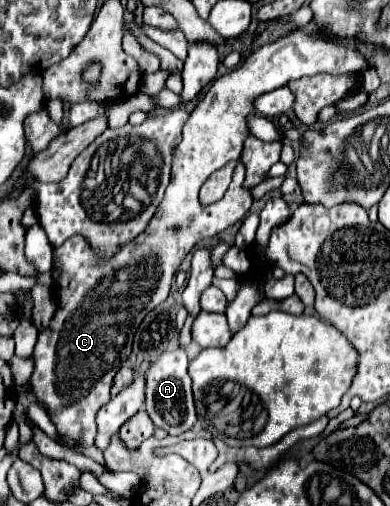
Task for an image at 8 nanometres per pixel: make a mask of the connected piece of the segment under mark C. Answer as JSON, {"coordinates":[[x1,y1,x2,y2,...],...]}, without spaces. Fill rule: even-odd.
{"coordinates":[[308,24,304,30,282,36,252,52,240,68,214,80,184,124,182,142,174,150,172,176,164,200,146,226,146,232,138,236,134,244,126,244,118,256,104,264,96,262,96,256,82,236,72,236,62,246,54,248,54,270,58,272,58,280,52,288,56,292,56,312,48,328,38,334,30,386,58,430,58,444,64,446,64,440,80,442,84,448,94,444,96,414,110,400,112,378,130,356,138,324,150,310,166,300,172,276,192,246,224,232,236,220,246,216,252,194,244,186,246,168,240,162,240,154,244,140,250,136,246,116,256,112,256,98,302,76,318,72,334,76,362,74,368,68,354,48,326,42,314,36,316,30,316,24],[230,160,238,160,238,164,224,198,210,206,200,206,200,186,214,170]]}

